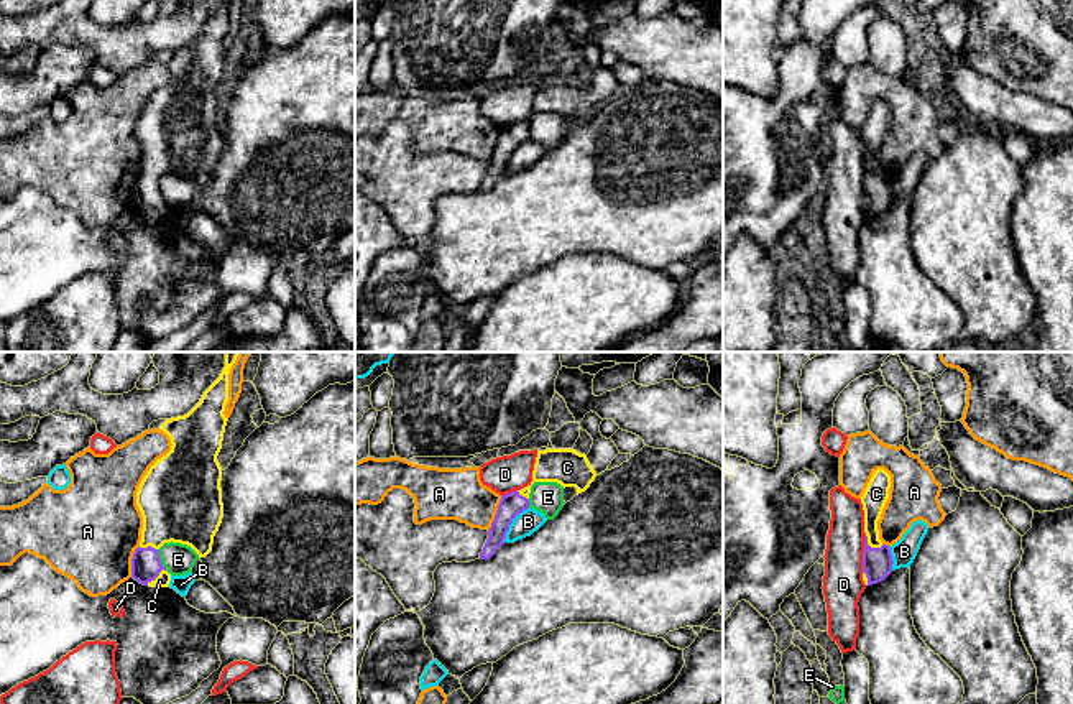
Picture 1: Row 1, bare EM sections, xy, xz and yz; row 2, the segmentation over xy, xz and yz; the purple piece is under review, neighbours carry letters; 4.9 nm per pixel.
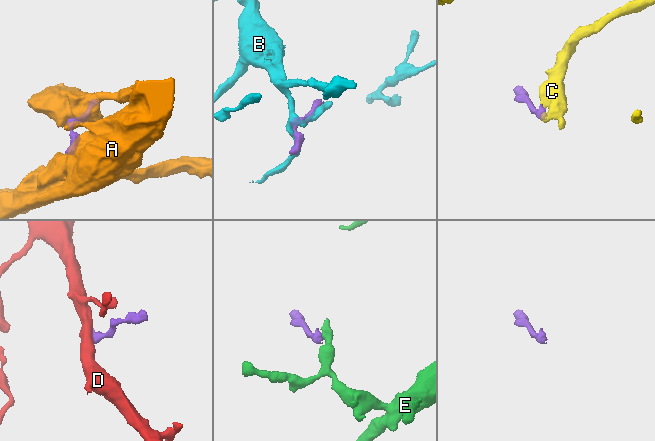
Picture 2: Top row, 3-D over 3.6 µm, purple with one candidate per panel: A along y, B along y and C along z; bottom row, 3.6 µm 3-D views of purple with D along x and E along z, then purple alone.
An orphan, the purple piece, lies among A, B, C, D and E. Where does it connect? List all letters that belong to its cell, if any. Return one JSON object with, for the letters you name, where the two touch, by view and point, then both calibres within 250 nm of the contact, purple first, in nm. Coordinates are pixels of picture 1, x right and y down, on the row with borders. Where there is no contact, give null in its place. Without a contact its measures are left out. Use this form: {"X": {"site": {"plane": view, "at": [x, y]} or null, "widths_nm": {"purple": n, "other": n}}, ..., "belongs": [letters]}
{"C": {"site": {"plane": "yz", "at": [870, 546]}, "widths_nm": {"purple": 140, "other": 120}}, "belongs": ["C"]}

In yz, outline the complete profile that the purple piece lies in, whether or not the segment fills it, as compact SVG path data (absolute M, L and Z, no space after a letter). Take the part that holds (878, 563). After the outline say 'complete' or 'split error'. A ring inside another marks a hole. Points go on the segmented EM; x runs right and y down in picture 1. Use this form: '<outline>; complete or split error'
M884 469L874 470L863 497L864 510L864 551L863 581L866 586L884 581L892 572L891 548L879 540L877 521L889 498L891 475Z; split error

